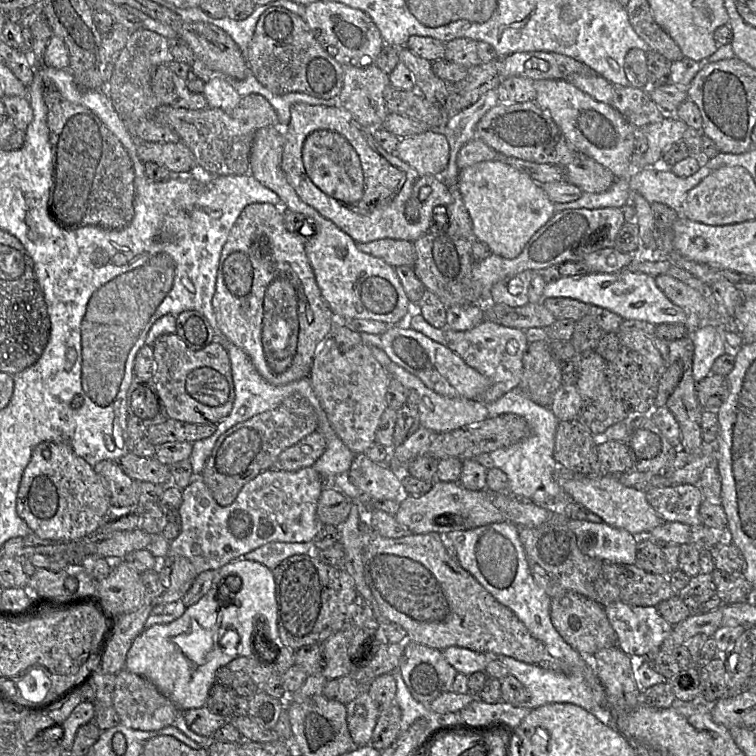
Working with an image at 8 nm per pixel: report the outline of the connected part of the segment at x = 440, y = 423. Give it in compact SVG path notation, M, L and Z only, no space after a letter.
M395 363L386 367L390 378L398 380L406 389L414 389L419 395L417 410L419 413L420 425L435 433L442 433L456 430L483 422L488 418L486 404L480 400L469 400L465 398L451 398L440 395L428 388L417 376L411 374Z

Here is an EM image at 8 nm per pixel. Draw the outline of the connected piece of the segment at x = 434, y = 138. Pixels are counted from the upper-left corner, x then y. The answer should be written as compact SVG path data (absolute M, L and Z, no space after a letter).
M441 130L401 138L395 154L422 175L441 176L450 157L449 144Z

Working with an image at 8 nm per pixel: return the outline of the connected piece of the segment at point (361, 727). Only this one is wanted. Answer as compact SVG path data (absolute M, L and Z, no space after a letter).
M366 689L346 705L347 725L355 747L369 744L373 729L380 713L379 704Z

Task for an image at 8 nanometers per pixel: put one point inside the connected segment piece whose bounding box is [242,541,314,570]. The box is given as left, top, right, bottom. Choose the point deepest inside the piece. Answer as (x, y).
(271, 554)

